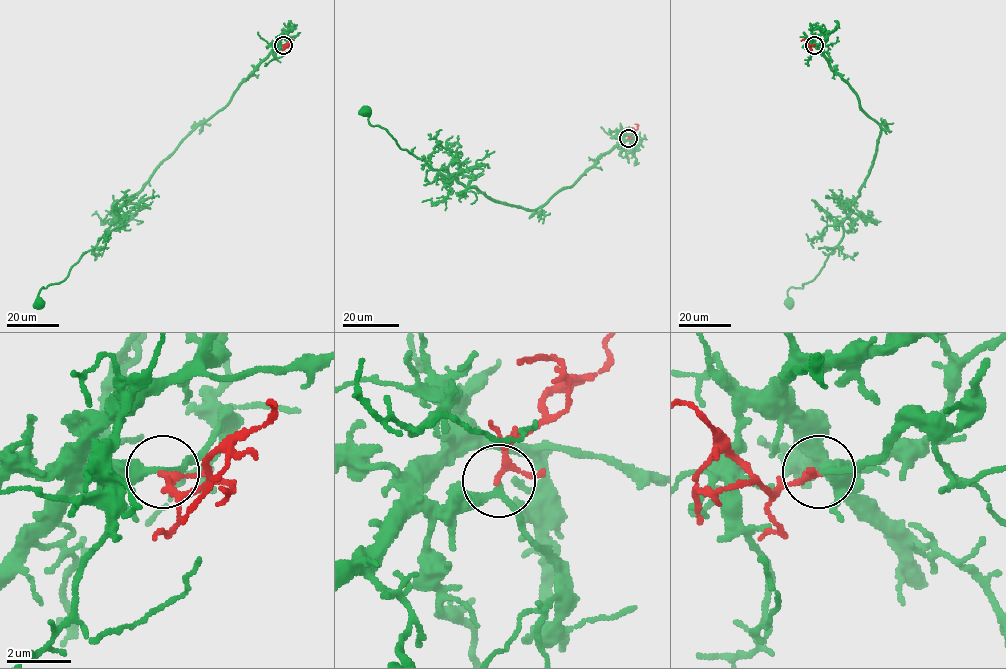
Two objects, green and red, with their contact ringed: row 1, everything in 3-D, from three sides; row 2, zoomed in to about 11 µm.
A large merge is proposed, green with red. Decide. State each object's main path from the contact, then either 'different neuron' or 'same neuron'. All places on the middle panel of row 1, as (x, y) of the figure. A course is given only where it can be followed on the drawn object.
course green (628, 139), (572, 185), (525, 210), (430, 167), (371, 125), (364, 111); course red (628, 139), (637, 128), (635, 124); same neuron

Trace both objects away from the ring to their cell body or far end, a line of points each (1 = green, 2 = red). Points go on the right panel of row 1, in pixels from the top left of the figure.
1: (815, 45), (879, 125), (880, 135), (872, 167), (843, 222), (841, 240), (813, 279), (788, 290), (789, 303)
2: (815, 45), (810, 46), (803, 39), (801, 40)

